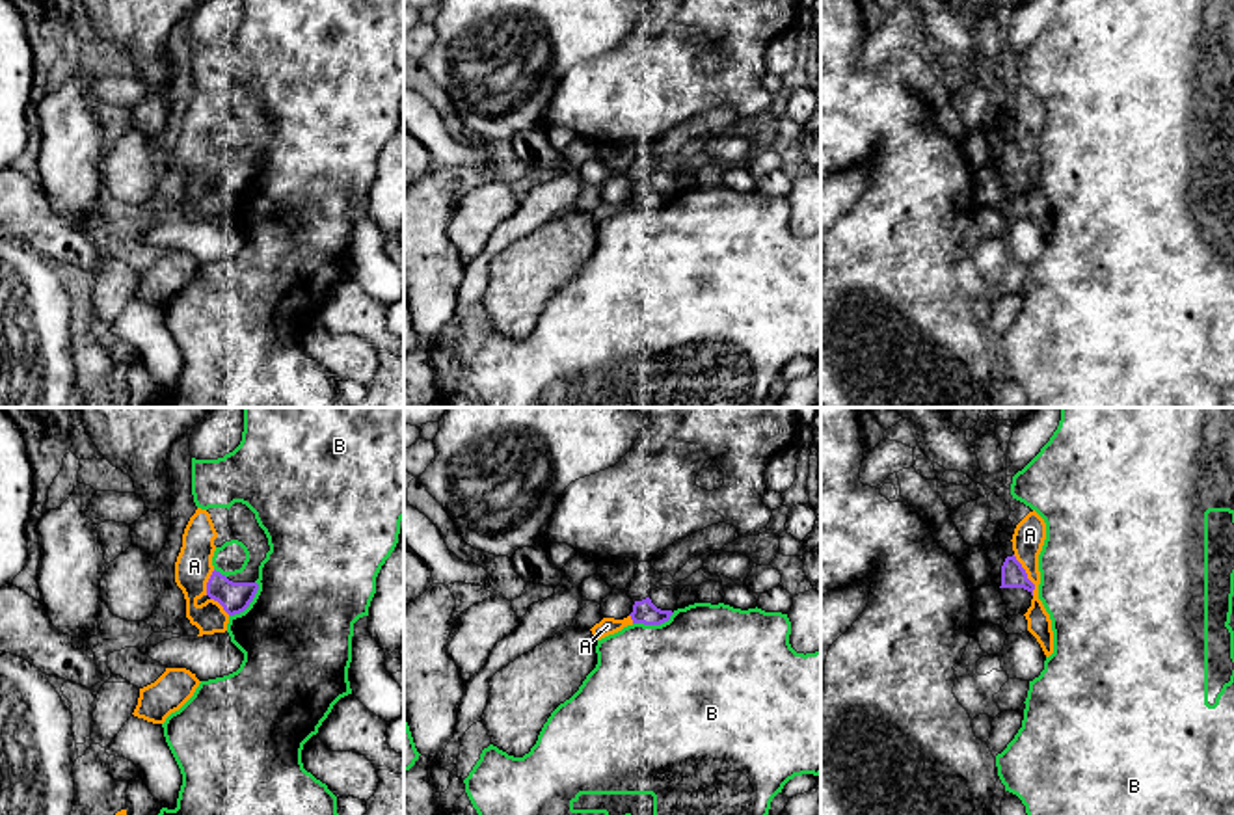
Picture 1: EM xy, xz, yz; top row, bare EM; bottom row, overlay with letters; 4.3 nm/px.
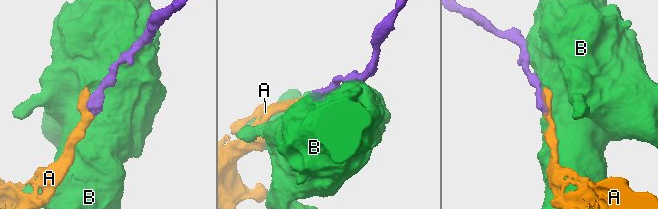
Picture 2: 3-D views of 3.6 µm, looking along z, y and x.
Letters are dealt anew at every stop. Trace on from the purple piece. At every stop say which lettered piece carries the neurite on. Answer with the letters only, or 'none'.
A

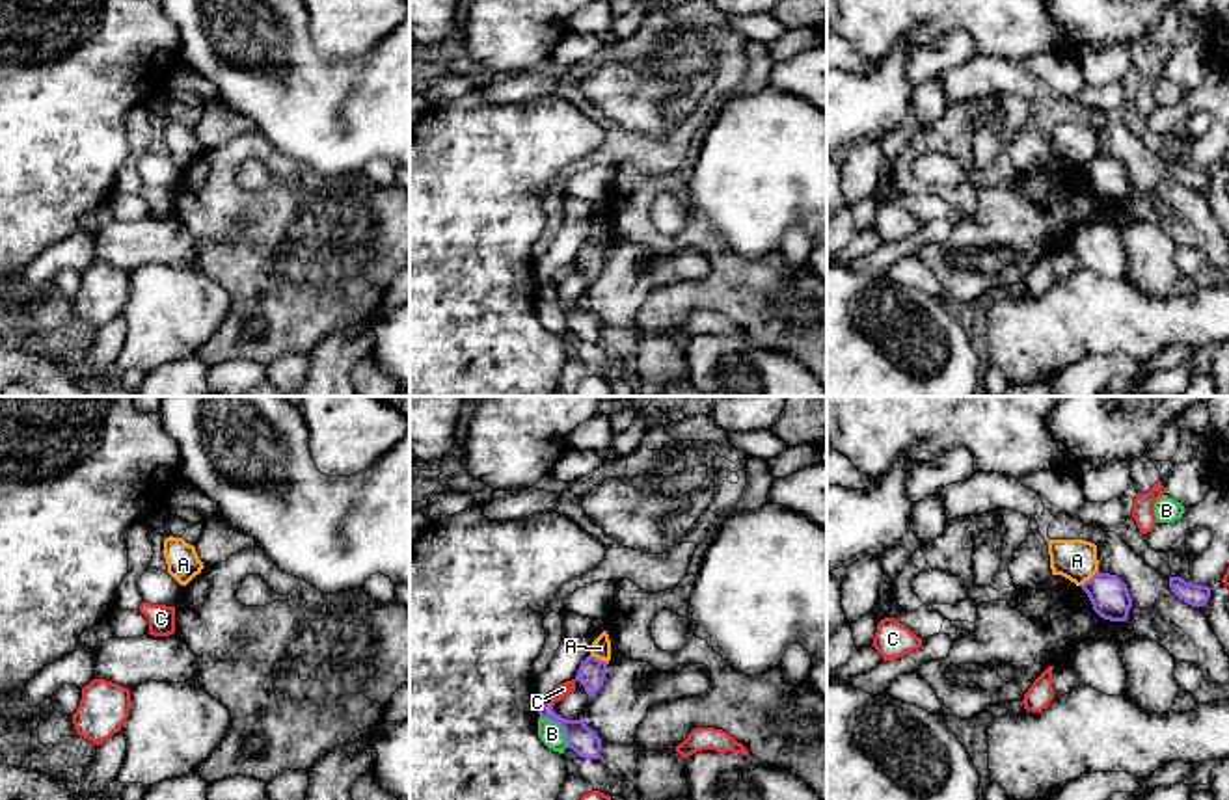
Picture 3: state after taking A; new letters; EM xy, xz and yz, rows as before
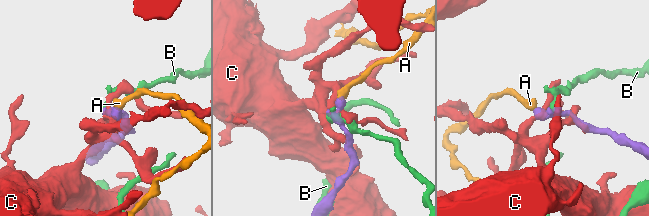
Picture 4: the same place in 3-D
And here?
none

